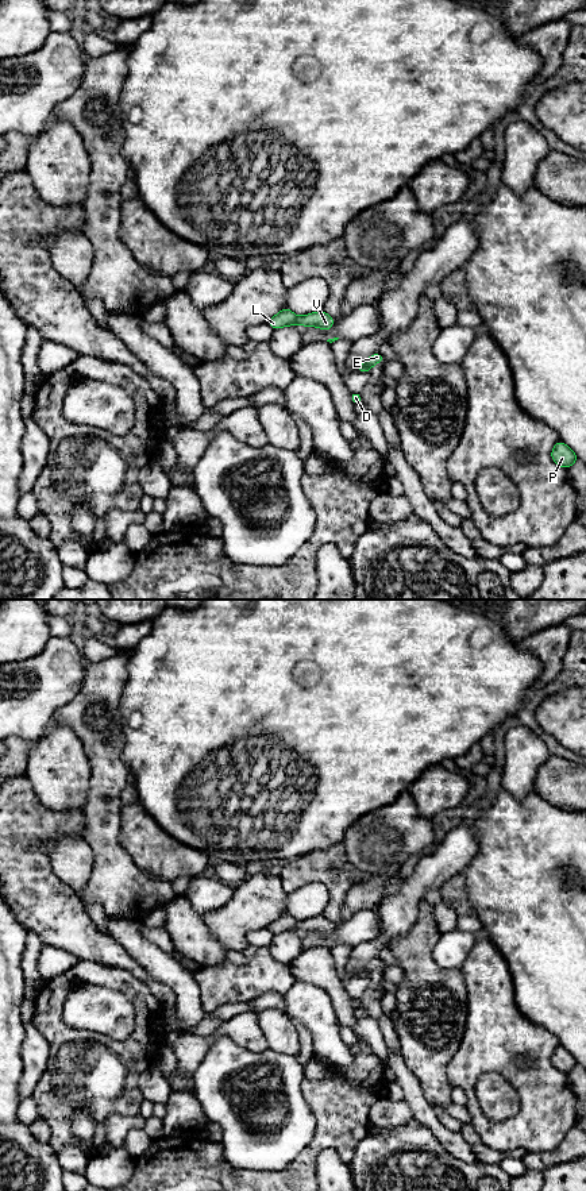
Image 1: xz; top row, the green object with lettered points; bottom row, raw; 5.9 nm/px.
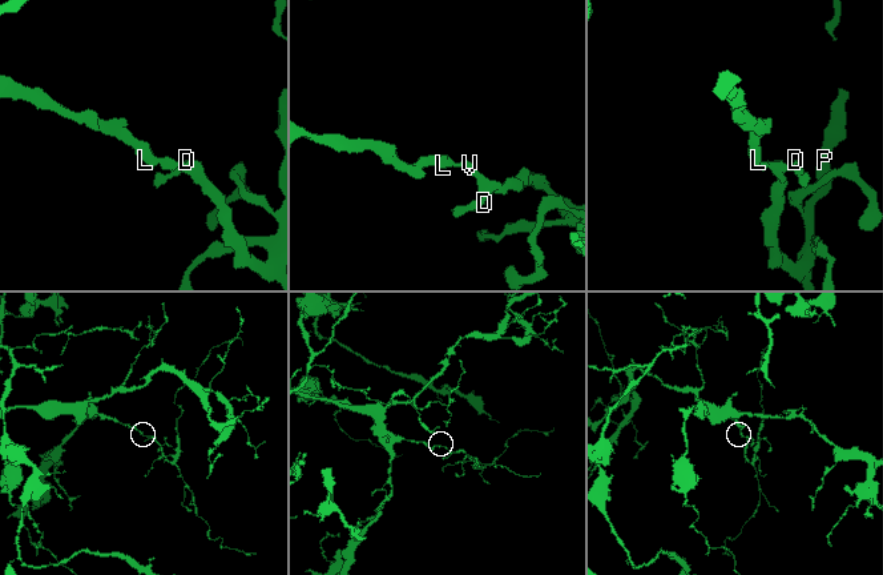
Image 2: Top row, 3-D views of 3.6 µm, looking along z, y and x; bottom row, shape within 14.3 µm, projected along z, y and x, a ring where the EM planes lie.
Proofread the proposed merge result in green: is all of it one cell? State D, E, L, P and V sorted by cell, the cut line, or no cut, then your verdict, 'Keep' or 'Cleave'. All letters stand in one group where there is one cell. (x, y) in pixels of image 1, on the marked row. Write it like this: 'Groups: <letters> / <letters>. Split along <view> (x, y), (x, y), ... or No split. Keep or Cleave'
Groups: D E L P V. No split. Keep

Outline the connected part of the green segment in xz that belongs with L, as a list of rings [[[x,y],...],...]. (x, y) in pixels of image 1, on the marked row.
[[[285,307],[281,312],[273,316],[267,324],[273,328],[290,327],[293,324],[301,324],[304,327],[319,327],[324,331],[329,331],[335,323],[335,319],[328,316],[323,309],[309,313],[307,316],[294,315],[288,307]]]

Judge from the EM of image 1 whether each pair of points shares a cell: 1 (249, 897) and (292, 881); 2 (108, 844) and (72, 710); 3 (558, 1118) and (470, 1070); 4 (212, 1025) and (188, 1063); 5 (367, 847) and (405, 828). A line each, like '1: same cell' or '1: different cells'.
1: different cells
2: same cell
3: same cell
4: different cells
5: same cell

